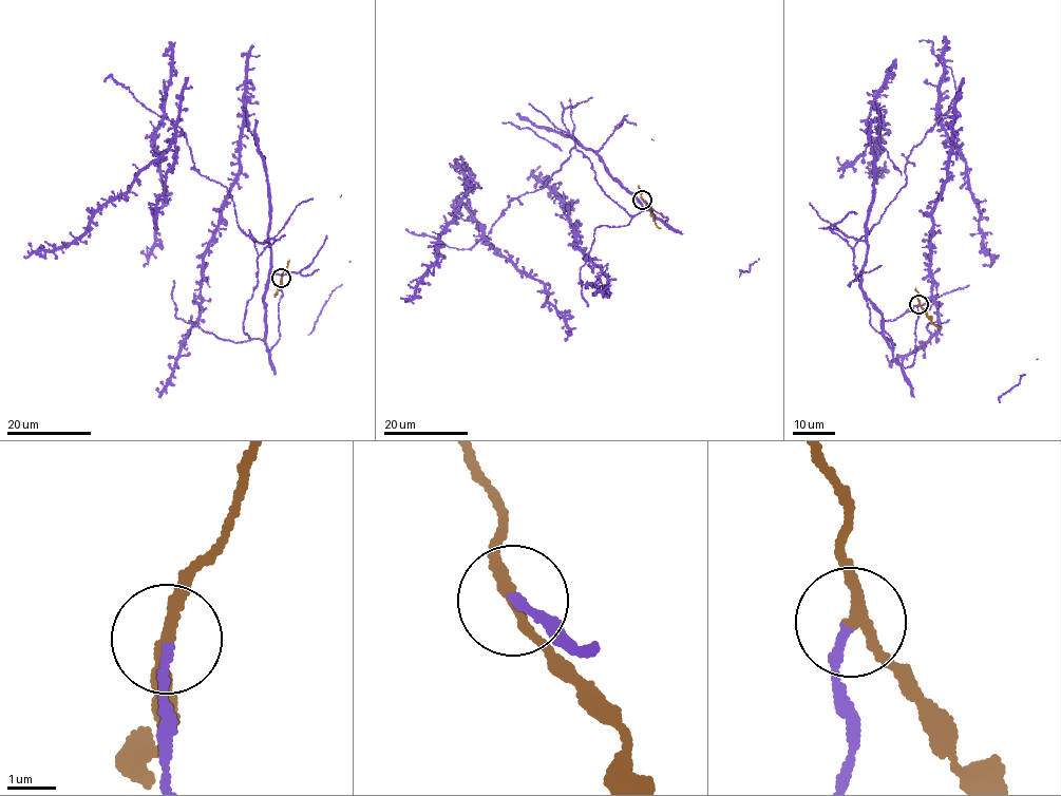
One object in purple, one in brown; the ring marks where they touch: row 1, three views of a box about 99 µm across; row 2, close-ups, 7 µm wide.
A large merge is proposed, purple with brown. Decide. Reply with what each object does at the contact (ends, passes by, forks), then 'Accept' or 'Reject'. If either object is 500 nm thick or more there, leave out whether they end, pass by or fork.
At the ring purple ends. At the ring brown passes by. Reject

